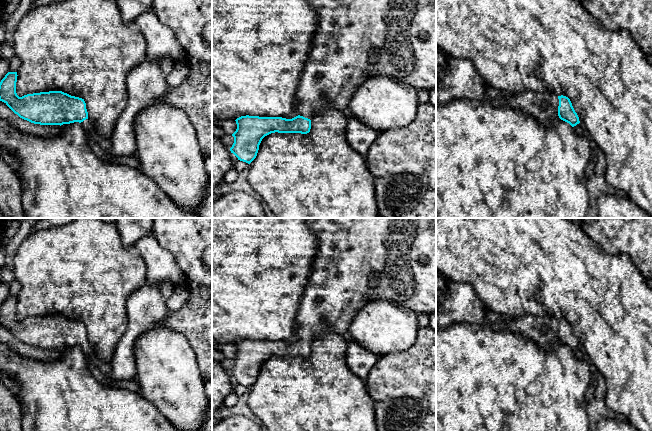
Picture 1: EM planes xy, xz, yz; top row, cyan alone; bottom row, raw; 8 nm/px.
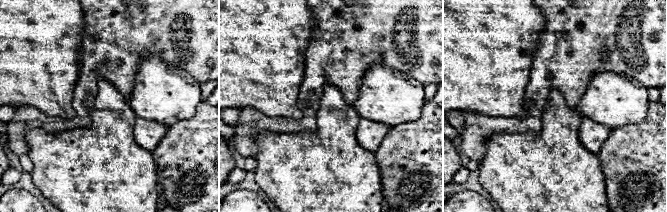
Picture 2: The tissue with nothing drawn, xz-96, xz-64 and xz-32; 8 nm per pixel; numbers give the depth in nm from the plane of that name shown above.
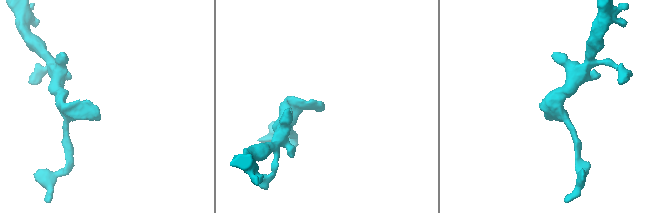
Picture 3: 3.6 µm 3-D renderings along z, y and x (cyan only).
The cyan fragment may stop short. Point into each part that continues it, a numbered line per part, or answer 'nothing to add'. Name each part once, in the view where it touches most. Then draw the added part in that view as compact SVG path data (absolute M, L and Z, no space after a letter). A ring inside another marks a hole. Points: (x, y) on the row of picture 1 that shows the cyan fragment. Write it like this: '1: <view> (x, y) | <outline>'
1: yz (461, 80) | M447 58L446 72L436 79L436 106L453 99L470 99L491 103L494 107L507 106L534 117L550 127L558 116L559 99L553 93L522 92L506 98L493 98L486 93L490 85L481 77L469 59Z

